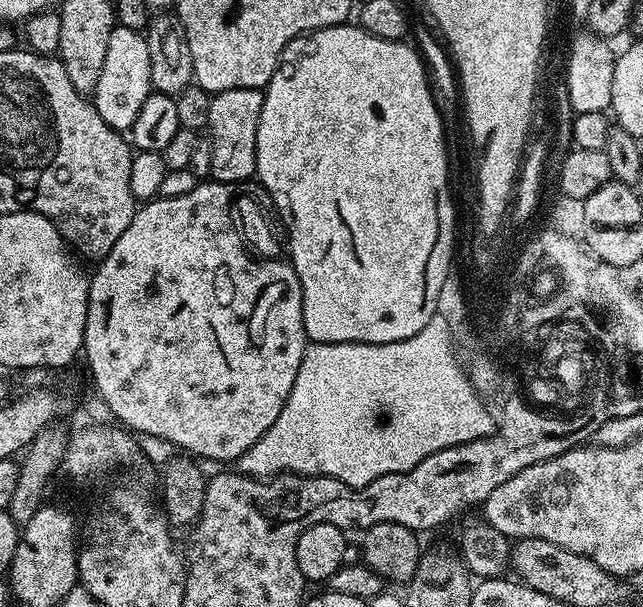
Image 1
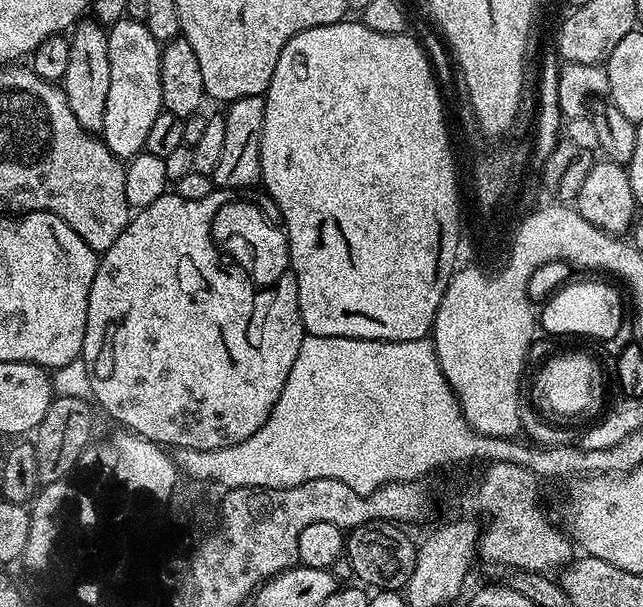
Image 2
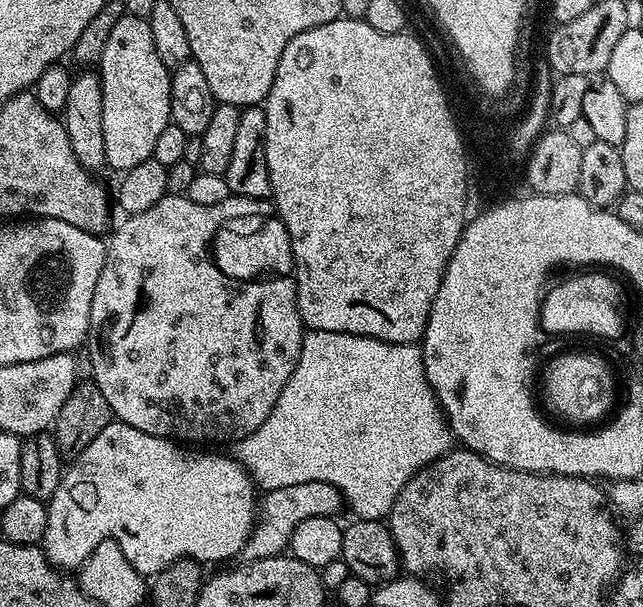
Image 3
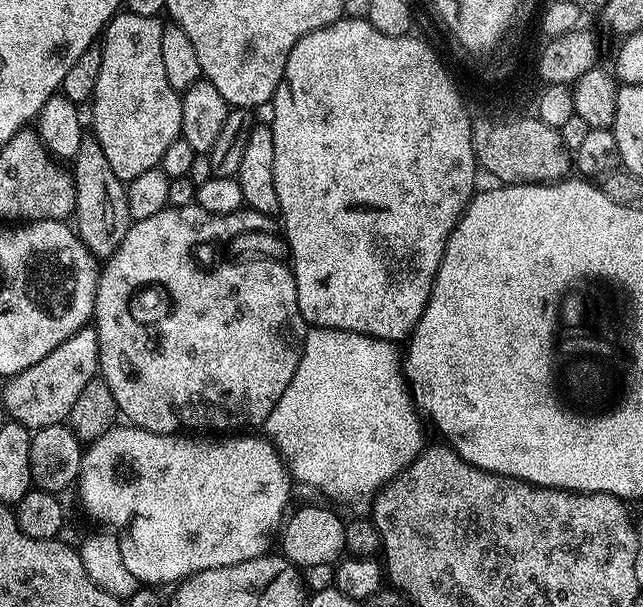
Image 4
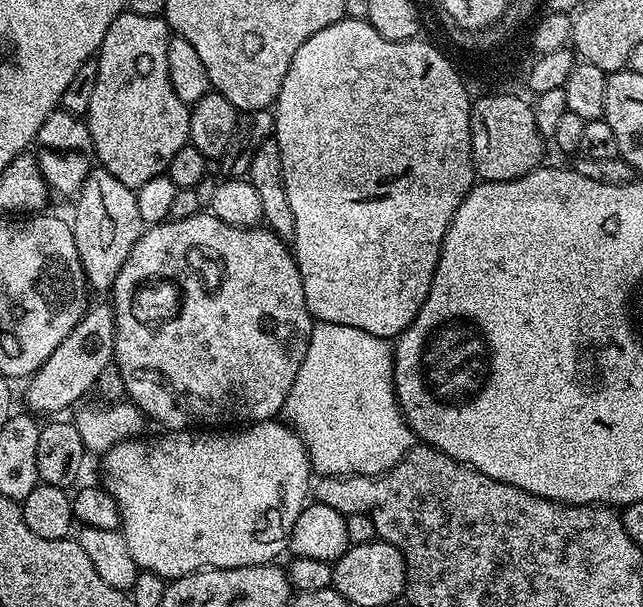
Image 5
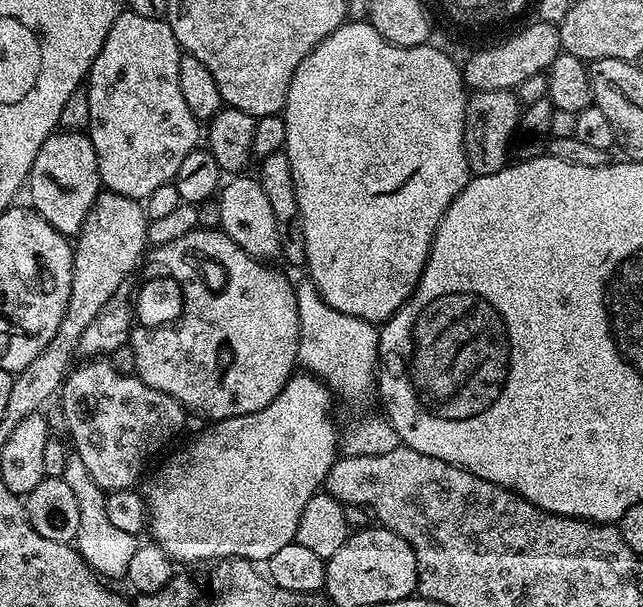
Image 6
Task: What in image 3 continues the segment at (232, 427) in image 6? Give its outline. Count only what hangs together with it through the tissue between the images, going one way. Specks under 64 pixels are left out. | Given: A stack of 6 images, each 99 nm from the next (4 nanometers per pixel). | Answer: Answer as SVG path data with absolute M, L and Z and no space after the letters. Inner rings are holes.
M113 422L82 450L80 456L75 457L72 469L65 471L60 478L58 490L47 500L48 513L46 514L46 534L42 541L42 547L46 558L53 566L61 570L83 569L85 562L90 558L94 546L103 540L116 540L122 546L122 554L130 558L130 566L138 570L145 578L155 577L157 572L169 568L176 560L198 560L201 565L208 566L211 560L228 560L231 556L240 556L244 551L246 542L250 538L253 528L256 526L256 513L258 511L258 489L252 483L252 477L244 469L244 465L231 455L223 456L220 450L197 450L192 446L181 446L177 441L167 440L154 434L146 434L142 430L134 430L134 426L126 426L119 422Z

